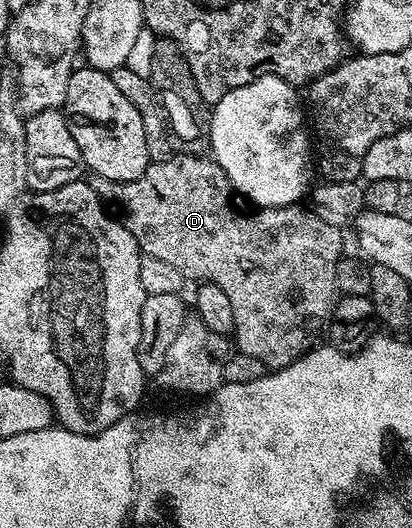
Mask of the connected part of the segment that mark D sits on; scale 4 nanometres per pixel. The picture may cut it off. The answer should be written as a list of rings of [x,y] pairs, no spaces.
[[[175,154],[165,162],[148,163],[145,174],[136,180],[117,182],[113,178],[92,175],[89,183],[114,209],[129,234],[137,238],[139,251],[144,256],[169,262],[169,266],[181,270],[188,281],[216,284],[225,290],[225,298],[233,310],[233,341],[238,351],[257,358],[264,369],[274,370],[289,366],[320,343],[319,335],[322,332],[324,335],[330,325],[335,301],[340,295],[337,262],[345,255],[344,233],[329,226],[329,222],[321,222],[310,207],[286,204],[280,208],[235,212],[236,197],[225,170],[221,170],[214,158],[190,154]]]

